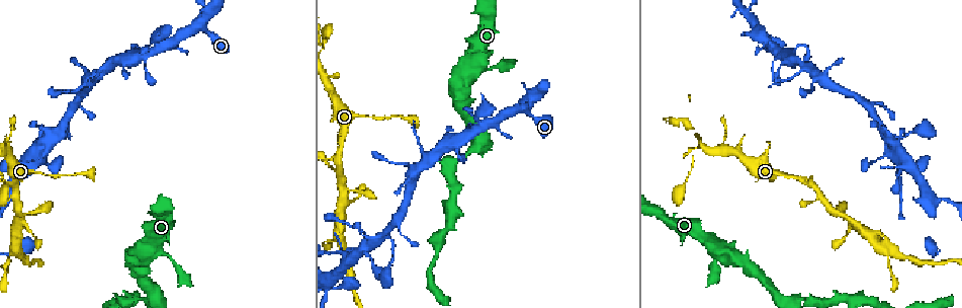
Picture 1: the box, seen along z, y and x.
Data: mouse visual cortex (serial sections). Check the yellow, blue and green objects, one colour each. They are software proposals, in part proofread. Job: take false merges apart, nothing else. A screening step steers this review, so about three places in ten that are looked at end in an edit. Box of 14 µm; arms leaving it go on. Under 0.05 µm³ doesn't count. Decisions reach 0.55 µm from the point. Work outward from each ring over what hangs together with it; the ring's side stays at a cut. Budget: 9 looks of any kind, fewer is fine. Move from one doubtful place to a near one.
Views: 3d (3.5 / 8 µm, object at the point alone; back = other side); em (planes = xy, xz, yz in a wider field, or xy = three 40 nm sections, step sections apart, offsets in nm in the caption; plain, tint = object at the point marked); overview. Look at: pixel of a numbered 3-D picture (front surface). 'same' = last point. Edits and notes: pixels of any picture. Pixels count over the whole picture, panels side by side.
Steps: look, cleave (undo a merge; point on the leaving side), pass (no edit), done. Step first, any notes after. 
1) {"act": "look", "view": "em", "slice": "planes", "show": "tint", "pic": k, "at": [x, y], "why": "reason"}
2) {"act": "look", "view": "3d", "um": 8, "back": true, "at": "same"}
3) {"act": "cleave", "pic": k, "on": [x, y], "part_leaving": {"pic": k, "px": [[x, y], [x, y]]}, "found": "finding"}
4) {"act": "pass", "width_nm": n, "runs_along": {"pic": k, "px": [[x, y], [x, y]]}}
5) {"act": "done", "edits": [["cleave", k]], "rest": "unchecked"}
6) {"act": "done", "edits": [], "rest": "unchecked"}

{"act": "look", "view": "3d", "um": 3.5, "pic": 1, "at": [146, 62], "why": "calibre changes"}

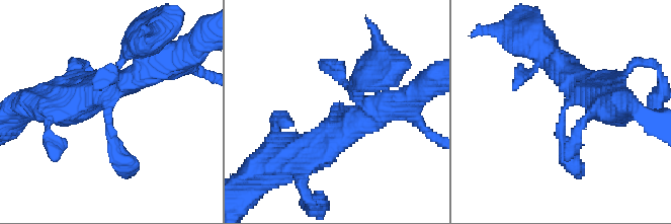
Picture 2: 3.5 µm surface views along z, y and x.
{"act": "look", "view": "em", "slice": "xy", "step": 1, "show": "tint", "pic": 2, "at": [106, 115], "why": "shape alone is not enough"}

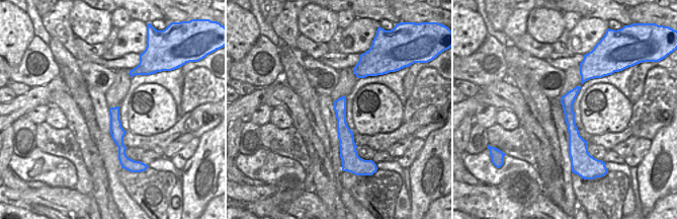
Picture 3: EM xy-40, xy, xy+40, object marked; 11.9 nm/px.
{"act": "look", "view": "em", "slice": "xy", "step": 2, "show": "tint", "at": "same", "why": "cut it another way"}

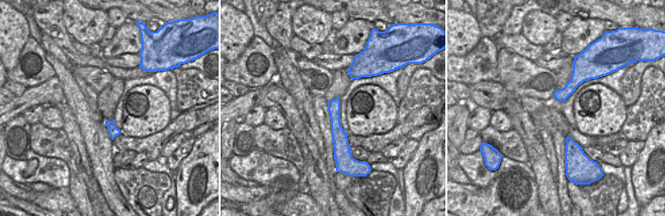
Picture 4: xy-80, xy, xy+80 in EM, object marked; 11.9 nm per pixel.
{"act": "pass", "runs_along": {"pic": 4, "px": [[336, 100], [339, 152]]}, "found": "continuous, no second cell"}

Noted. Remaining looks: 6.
{"act": "look", "view": "3d", "um": 3.5, "pic": 1, "at": [818, 194], "why": "sudden change in width"}

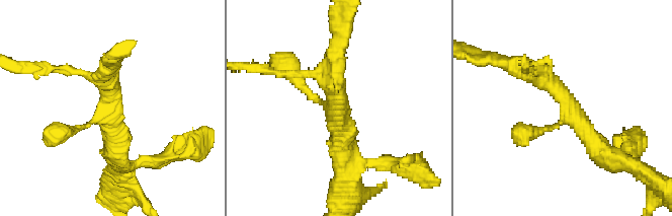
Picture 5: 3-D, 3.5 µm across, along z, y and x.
{"act": "pass", "arms": 3, "arm_widths_nm": [150, 300, 300], "runs_along": {"pic": 5, "px": [[517, 68], [549, 80], [613, 161]]}, "found": "all the same cell"}

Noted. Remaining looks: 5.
{"act": "look", "view": "3d", "um": 3.5, "pic": 1, "at": [899, 151], "why": "small branch off a trunk"}

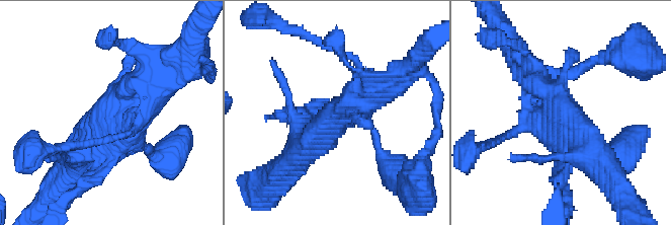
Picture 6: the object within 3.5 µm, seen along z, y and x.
{"act": "look", "view": "em", "slice": "xy", "step": 1, "show": "tint", "pic": 6, "at": [559, 110]}

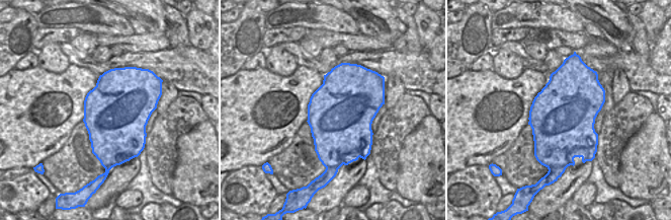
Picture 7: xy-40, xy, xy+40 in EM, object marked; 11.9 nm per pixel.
{"act": "pass", "runs_along": {"pic": 6, "px": [[164, 63], [148, 75], [77, 156]]}, "found": "one cell here"}

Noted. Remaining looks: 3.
{"act": "look", "view": "3d", "um": 3.5, "pic": 1, "at": [335, 251], "why": "narrows sharply"}

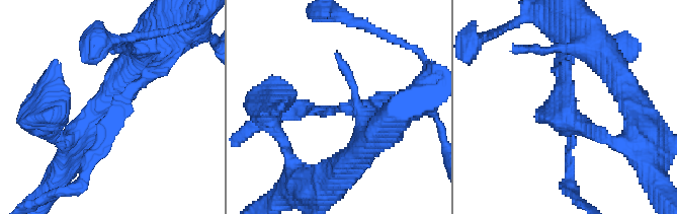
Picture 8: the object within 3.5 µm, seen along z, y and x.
{"act": "look", "view": "em", "slice": "xy", "step": 1, "show": "tint", "pic": 8, "at": [112, 120], "arm_widths_nm": [150, 200]}

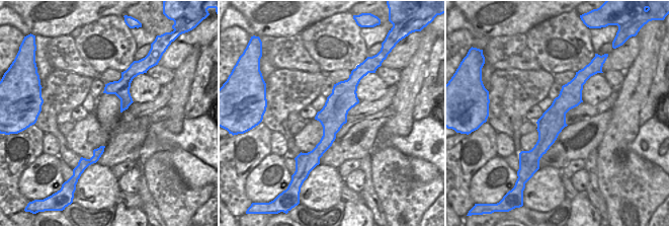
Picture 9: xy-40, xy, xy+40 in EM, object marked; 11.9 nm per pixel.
{"act": "cleave", "pic": 8, "on": [114, 128], "part_leaving": {"pic": 8, "px": [[353, 109], [310, 109]]}, "found": "two cells meet here"}

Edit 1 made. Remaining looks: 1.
{"act": "done", "edits": [["cleave", 8]], "rest": "unchecked"}

